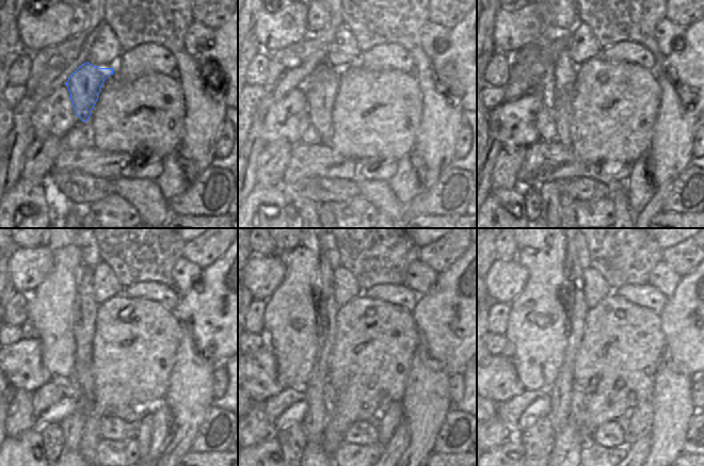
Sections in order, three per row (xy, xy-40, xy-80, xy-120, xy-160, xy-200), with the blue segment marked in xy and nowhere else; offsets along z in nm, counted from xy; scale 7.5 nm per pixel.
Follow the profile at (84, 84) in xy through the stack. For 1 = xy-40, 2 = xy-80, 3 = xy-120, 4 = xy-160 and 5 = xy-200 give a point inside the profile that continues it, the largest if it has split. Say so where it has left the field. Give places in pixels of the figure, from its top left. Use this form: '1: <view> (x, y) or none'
1: xy-40 (321, 86)
2: xy-80 (562, 118)
3: xy-120 (85, 381)
4: xy-160 (330, 396)
5: xy-200 (577, 407)

